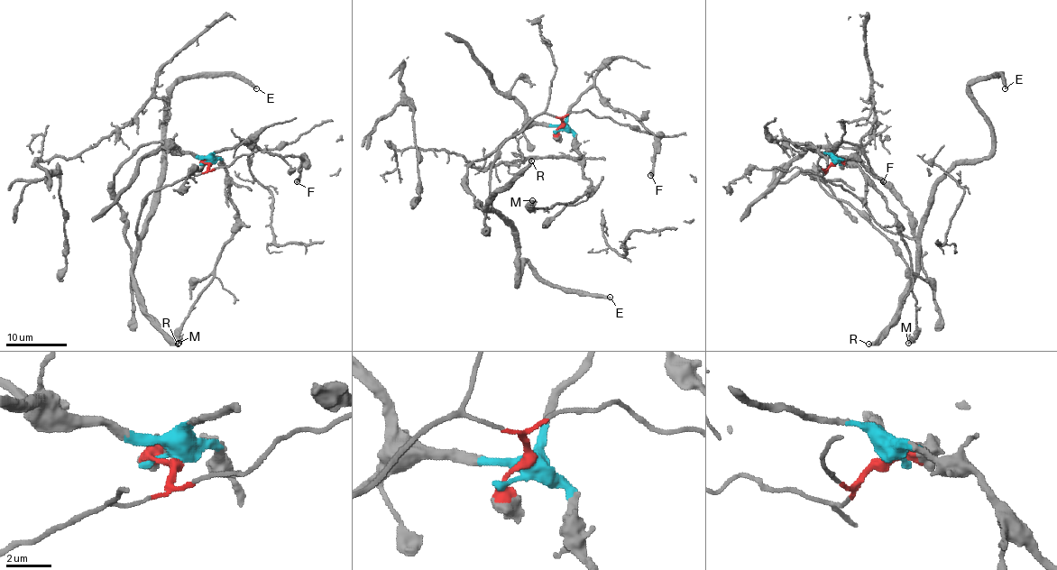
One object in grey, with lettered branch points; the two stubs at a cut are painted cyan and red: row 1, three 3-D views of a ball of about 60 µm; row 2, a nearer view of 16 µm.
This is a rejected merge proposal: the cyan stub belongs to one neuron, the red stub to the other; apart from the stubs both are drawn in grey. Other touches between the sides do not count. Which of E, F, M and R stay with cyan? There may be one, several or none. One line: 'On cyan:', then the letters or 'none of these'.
On cyan: F, M

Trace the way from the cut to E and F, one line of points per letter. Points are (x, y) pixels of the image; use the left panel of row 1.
E: (210, 163), (151, 192), (137, 238), (164, 163), (171, 87), (202, 76), (244, 77), (257, 87)
F: (210, 162), (215, 153), (242, 144), (253, 144), (260, 150), (301, 158), (301, 174), (296, 182)

